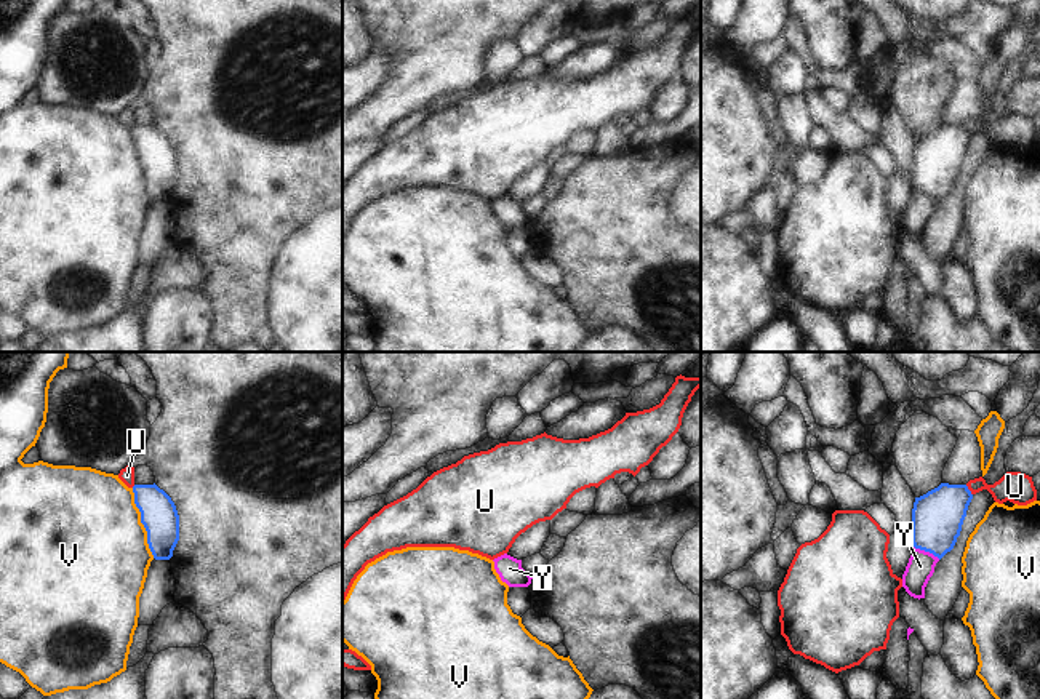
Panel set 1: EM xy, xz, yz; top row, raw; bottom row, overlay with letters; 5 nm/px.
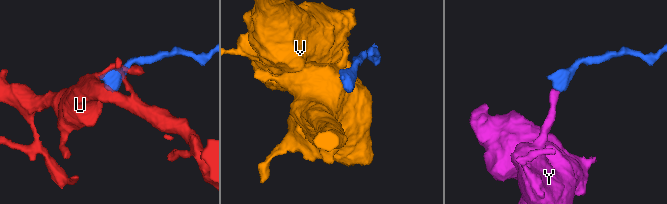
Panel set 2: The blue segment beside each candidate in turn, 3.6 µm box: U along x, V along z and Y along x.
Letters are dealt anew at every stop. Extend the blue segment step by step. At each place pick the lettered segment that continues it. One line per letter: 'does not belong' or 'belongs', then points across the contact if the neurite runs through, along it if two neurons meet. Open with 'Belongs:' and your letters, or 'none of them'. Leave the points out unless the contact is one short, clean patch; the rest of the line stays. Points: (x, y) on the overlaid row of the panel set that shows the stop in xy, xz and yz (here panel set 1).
Belongs: none of them
U: does not belong; border yz (965, 485), (972, 495)
V: does not belong; border xy (132, 488), (140, 522), (146, 531), (146, 543), (154, 557)
Y: does not belong; border yz (914, 546), (940, 559)

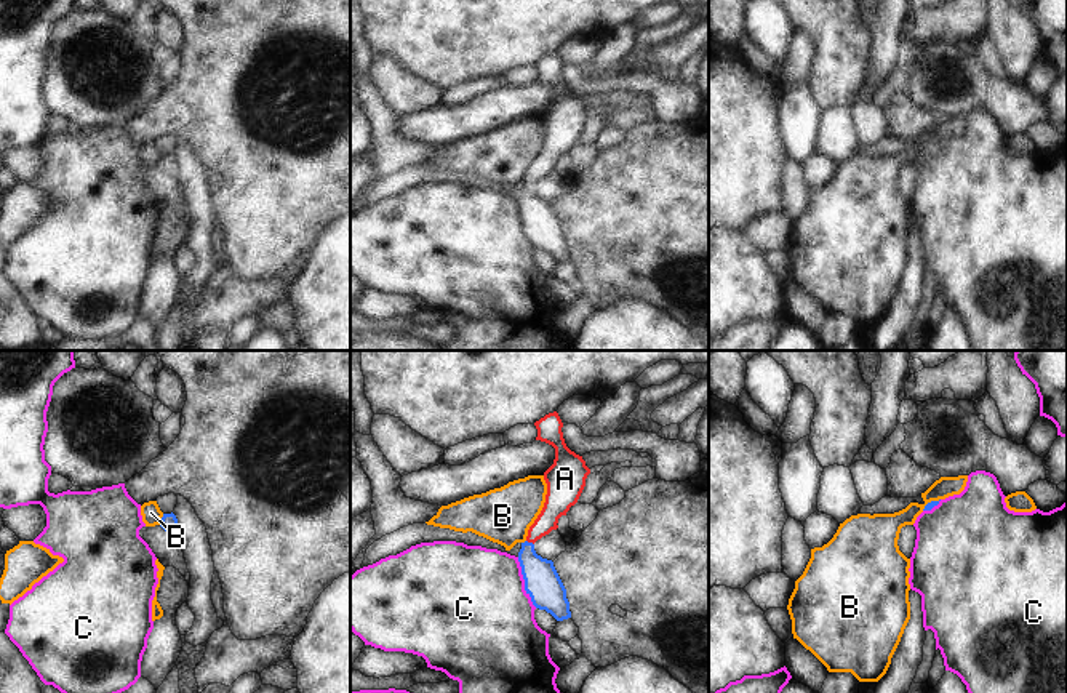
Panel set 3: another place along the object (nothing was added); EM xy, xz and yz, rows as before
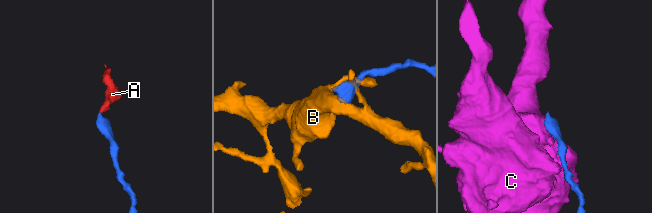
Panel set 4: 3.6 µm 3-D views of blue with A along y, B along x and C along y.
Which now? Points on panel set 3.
Belongs: A
A: belongs; way xz (543, 583), (530, 562), (530, 543), (557, 503)
B: does not belong; border xy (163, 514), (159, 524)
C: does not belong; border xz (517, 557), (522, 567), (523, 589), (536, 607)

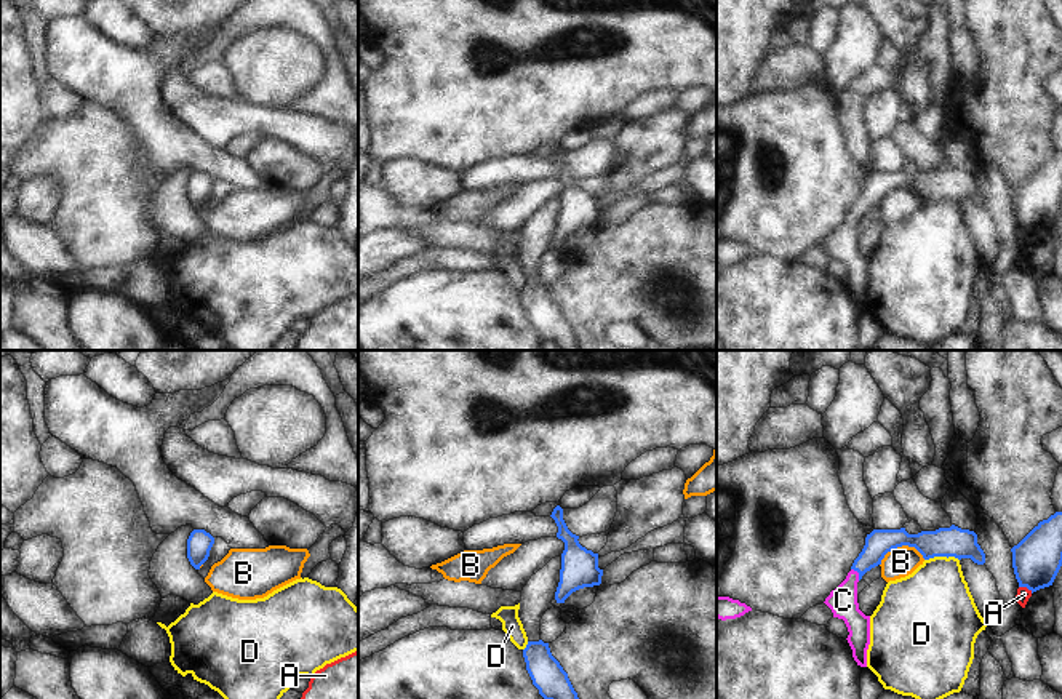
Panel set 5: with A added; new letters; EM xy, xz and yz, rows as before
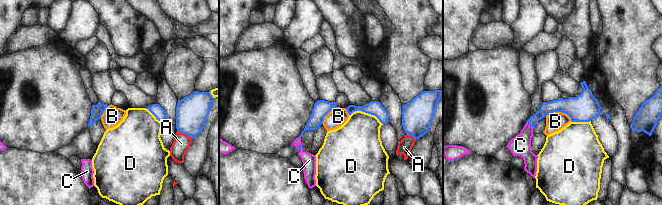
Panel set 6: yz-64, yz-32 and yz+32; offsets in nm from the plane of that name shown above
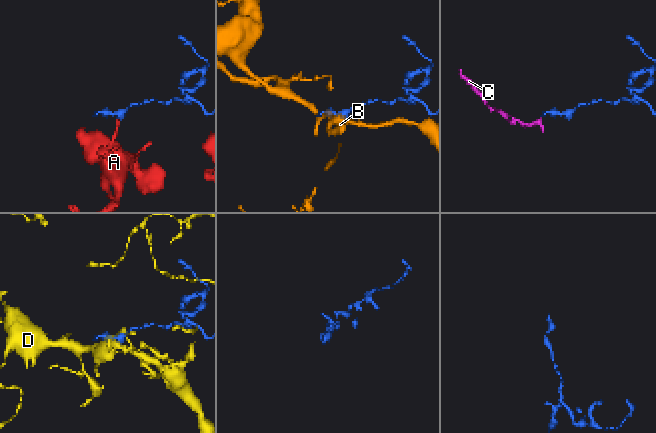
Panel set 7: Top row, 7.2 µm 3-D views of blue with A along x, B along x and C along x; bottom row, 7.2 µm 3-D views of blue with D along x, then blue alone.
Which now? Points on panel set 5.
Belongs: C
A: does not belong; border yz (1019, 586), (1032, 592)
B: does not belong; border yz (925, 559), (914, 547), (898, 546), (885, 555), (880, 565)
C: belongs; way yz (878, 543), (858, 571), (843, 600)
D: does not belong; border yz (958, 559), (930, 557), (925, 560)

